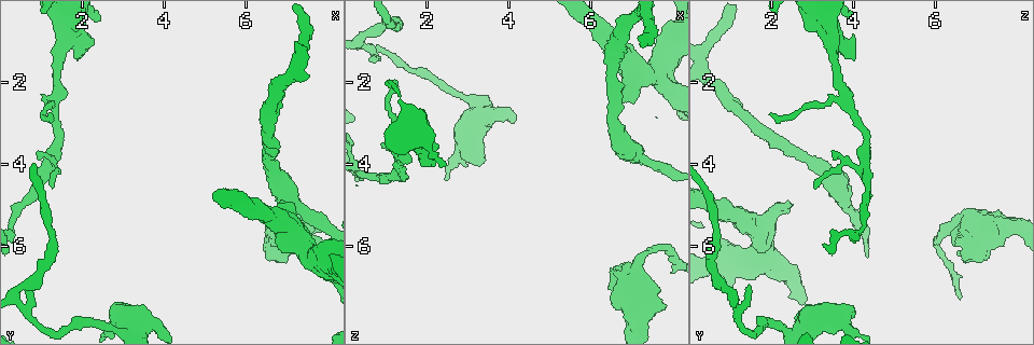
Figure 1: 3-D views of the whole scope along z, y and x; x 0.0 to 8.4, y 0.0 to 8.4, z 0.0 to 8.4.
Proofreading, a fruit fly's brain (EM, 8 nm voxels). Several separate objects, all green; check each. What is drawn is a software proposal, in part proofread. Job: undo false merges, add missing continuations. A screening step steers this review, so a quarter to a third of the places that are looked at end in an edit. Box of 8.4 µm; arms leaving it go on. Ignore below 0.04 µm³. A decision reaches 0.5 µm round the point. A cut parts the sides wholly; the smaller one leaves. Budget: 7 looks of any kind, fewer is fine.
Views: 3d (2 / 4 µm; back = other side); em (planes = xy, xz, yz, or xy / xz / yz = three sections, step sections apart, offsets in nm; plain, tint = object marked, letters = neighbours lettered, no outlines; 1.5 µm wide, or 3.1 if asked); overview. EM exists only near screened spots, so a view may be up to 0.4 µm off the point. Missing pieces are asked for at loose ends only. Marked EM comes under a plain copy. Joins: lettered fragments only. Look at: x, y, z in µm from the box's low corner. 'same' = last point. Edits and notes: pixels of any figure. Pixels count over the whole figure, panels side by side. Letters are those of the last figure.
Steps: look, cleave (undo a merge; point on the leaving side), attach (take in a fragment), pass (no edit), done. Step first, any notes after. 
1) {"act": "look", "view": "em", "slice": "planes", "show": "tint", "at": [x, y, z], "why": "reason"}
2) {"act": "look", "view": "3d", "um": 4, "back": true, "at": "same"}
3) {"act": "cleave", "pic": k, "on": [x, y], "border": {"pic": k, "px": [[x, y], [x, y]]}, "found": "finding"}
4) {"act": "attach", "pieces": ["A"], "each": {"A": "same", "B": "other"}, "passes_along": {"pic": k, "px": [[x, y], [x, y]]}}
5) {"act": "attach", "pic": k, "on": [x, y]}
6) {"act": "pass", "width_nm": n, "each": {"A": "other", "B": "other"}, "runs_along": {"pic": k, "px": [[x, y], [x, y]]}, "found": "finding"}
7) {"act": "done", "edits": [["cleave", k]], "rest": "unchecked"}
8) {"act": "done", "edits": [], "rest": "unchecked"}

{"act": "look", "view": "3d", "um": 4, "at": [7.15, 5.55, 6.25], "why": "sudden change in width"}

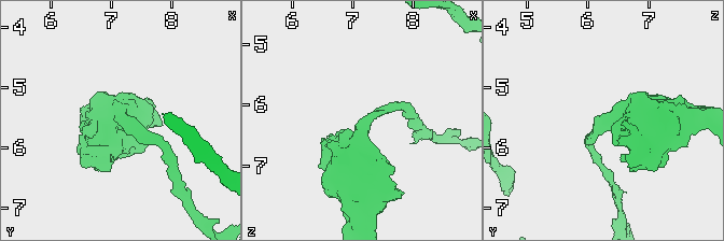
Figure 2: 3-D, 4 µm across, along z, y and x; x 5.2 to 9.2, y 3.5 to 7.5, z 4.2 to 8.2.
{"act": "look", "view": "em", "slice": "yz", "step": 8, "show": "tint", "at": [7.20, 5.60, 6.25], "arm_widths_nm": [170, 650], "why": "shape alone is not enough"}

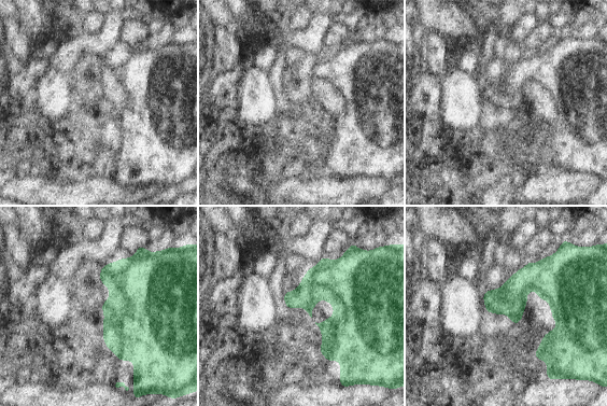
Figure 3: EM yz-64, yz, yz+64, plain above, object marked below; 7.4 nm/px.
{"act": "look", "view": "em", "slice": "planes", "show": "letters", "at": "same", "why": "another direction"}

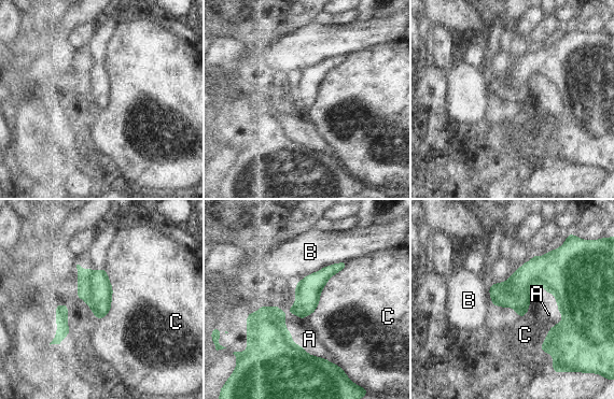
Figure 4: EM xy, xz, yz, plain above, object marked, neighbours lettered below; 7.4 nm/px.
{"act": "pass", "width_nm": 190, "each": {"A": "other", "B": "other", "C": "other"}, "runs_along": {"pic": 4, "px": [[343, 265], [281, 317], [295, 347]]}, "found": "one neuron here"}

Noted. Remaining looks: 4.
{"act": "look", "view": "em", "slice": "planes", "show": "letters", "at": [0.95, 3.70, 3.50]}

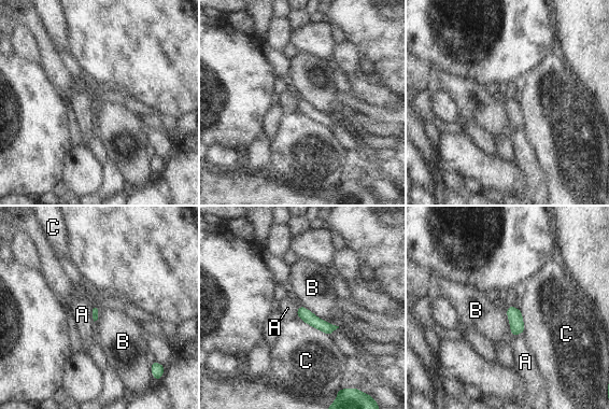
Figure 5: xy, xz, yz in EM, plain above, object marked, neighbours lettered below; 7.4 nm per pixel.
{"act": "pass", "longest_contact_nm": ["C", 280], "each": {"A": "other", "B": "other", "C": "other"}, "found": "no lettered fragment goes on from it"}

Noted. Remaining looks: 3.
{"act": "look", "view": "em", "slice": "planes", "show": "letters", "at": [0.65, 6.95, 1.40], "why": "free end"}

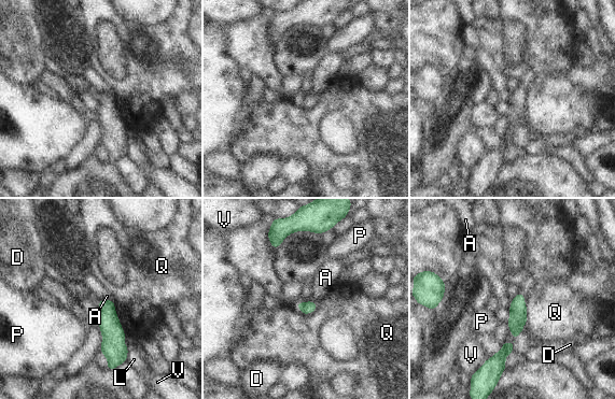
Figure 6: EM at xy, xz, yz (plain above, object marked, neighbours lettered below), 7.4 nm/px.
{"act": "pass", "each": {"A": "other", "D": "other", "L": "other", "P": "other", "Q": "other", "V": "other"}, "found": "no lettered fragment goes on from it"}

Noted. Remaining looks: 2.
{"act": "done", "edits": [], "rest": "unchecked"}

